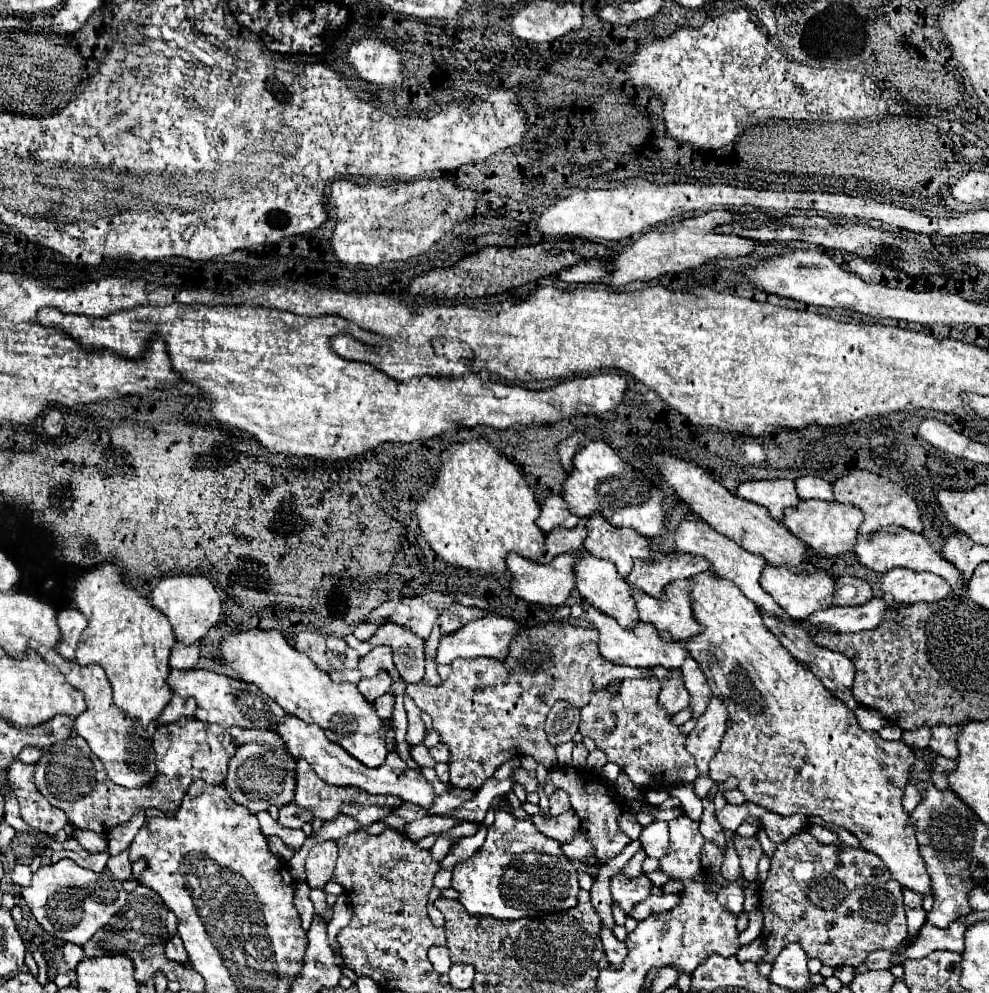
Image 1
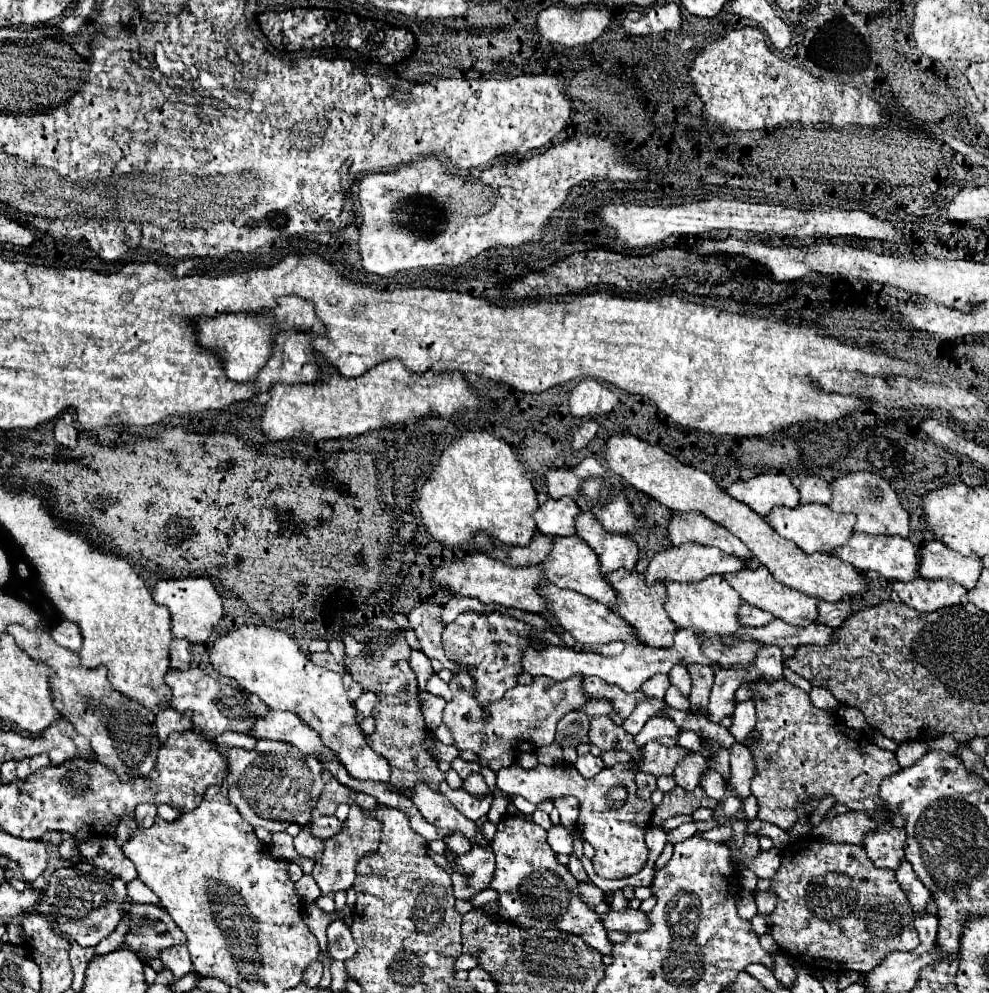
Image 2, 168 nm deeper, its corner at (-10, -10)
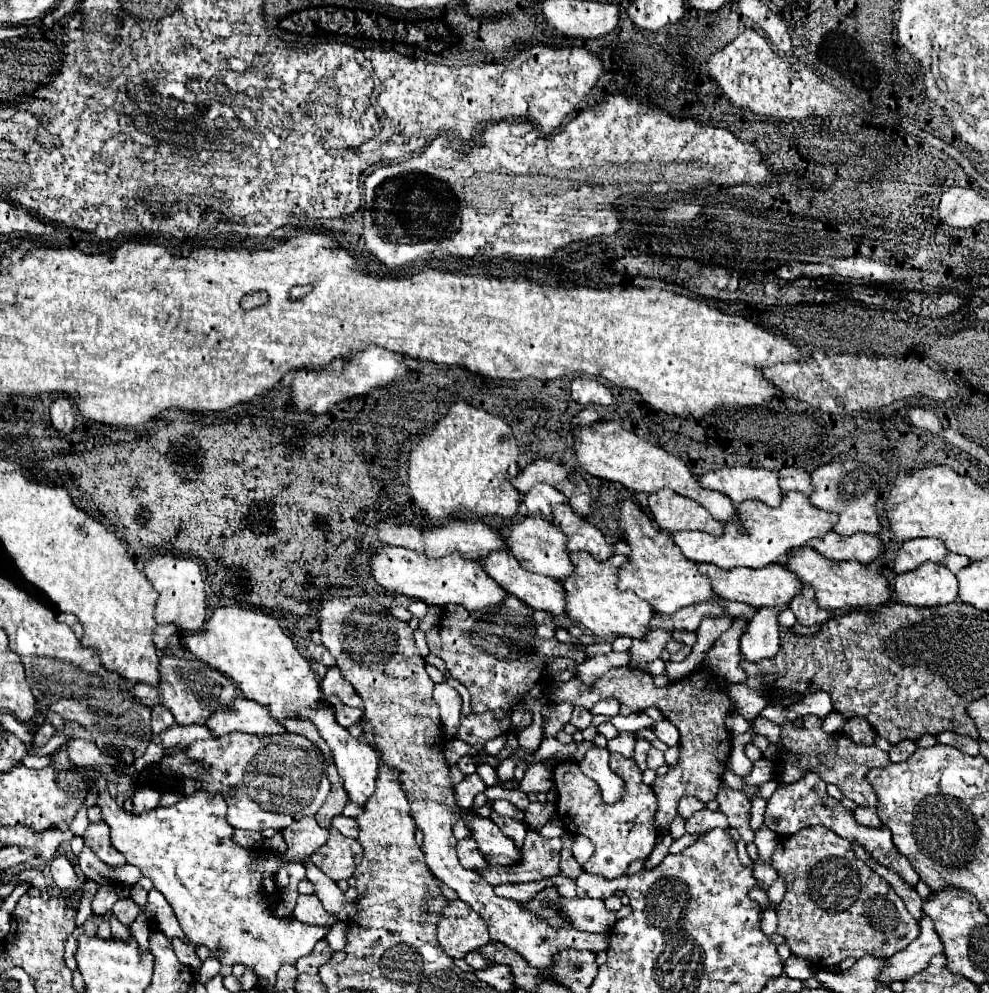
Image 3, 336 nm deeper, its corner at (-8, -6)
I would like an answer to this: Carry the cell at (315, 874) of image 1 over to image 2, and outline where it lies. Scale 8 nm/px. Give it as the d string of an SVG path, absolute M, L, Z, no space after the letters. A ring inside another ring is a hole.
M351 805L349 815L344 822L343 831L327 839L323 857L313 865L313 879L317 881L321 893L347 891L355 879L355 865L363 855L377 851L380 843L381 823L373 817L363 817L363 811L357 805ZM345 839L345 847L343 847Z

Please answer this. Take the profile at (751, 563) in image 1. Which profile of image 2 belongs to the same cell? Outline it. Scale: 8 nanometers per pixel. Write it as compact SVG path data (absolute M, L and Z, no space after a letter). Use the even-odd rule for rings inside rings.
M673 513L667 529L673 545L681 545L683 541L697 541L701 545L719 547L721 551L745 559L747 567L753 565L749 549L725 527L705 519L701 513Z

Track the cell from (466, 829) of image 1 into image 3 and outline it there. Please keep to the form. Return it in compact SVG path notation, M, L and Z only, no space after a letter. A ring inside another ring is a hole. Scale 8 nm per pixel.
M505 799L495 800L493 803L493 809L499 815L508 816L519 821L524 820L524 812L517 809L517 807Z

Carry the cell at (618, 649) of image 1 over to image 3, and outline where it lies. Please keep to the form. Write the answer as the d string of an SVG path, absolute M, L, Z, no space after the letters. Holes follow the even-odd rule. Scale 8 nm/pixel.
M491 553L491 557L487 557L487 561L479 561L483 563L483 567L487 569L487 573L503 587L507 589L507 593L523 599L529 607L533 609L541 609L541 611L547 611L551 613L553 617L559 617L559 615L565 615L565 605L567 605L567 595L565 595L565 589L559 581L551 579L551 577L545 577L545 575L537 575L537 573L531 573L527 569L523 569L523 565L511 555L511 553Z

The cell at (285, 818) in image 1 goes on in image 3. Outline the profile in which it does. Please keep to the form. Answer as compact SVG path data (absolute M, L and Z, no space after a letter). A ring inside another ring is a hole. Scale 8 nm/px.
M337 815L331 819L331 829L337 829L339 833L343 833L345 837L357 837L359 833L359 827L355 825L355 821L351 817L345 817L345 815Z

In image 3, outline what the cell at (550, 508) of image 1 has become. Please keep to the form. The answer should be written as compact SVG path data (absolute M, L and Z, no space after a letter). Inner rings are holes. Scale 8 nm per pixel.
M535 485L535 489L531 489L531 493L523 495L523 505L527 507L529 515L545 515L545 517L553 517L553 507L559 503L567 503L567 497L557 491L551 485Z

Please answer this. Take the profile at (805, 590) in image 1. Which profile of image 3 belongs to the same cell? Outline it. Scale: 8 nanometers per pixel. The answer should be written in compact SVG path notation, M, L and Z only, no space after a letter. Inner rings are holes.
M699 563L699 571L711 579L711 585L719 593L719 597L729 599L729 601L741 601L741 603L747 603L753 607L789 609L793 597L797 597L801 593L801 581L791 571L785 571L785 567L779 563L771 563L761 569L749 569L749 567L721 569L717 565Z

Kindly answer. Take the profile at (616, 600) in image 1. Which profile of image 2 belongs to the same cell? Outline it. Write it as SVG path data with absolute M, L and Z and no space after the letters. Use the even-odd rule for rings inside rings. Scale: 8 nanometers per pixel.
M571 535L571 537L555 537L553 539L553 551L549 553L549 557L539 563L545 579L561 589L571 589L571 591L577 591L577 593L583 593L599 603L605 603L607 607L609 605L617 605L617 593L611 589L611 585L603 579L601 571L599 571L599 561L597 561L597 555L577 537L577 535Z

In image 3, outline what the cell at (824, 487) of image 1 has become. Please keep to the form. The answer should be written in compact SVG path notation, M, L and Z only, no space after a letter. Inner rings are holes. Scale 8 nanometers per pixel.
M785 467L779 471L779 485L781 489L787 491L799 491L809 495L813 491L813 483L811 483L811 475L803 469L797 467Z

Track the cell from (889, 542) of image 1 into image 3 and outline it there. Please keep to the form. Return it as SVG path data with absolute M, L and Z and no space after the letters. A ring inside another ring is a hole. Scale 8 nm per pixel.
M835 531L827 533L821 539L809 541L819 553L823 553L831 561L859 561L863 565L875 561L877 557L885 555L885 545L877 535L869 533L855 533L851 537L843 537Z

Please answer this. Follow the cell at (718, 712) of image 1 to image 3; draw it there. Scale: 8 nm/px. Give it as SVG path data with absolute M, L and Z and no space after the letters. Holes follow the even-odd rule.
M759 609L759 613L751 619L751 629L741 641L745 661L759 663L763 659L771 659L779 651L779 611L781 609Z

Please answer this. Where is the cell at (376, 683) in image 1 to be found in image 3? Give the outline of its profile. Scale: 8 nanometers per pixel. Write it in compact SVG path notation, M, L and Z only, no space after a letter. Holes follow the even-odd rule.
M333 701L333 705L335 705L335 715L337 715L337 721L339 721L339 725L343 725L343 727L355 725L355 723L363 717L363 709L343 705L341 701Z

